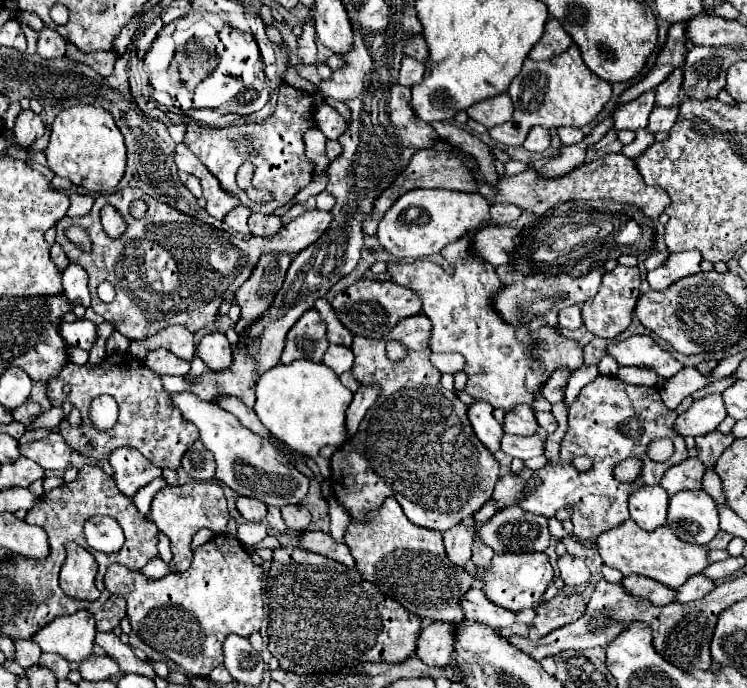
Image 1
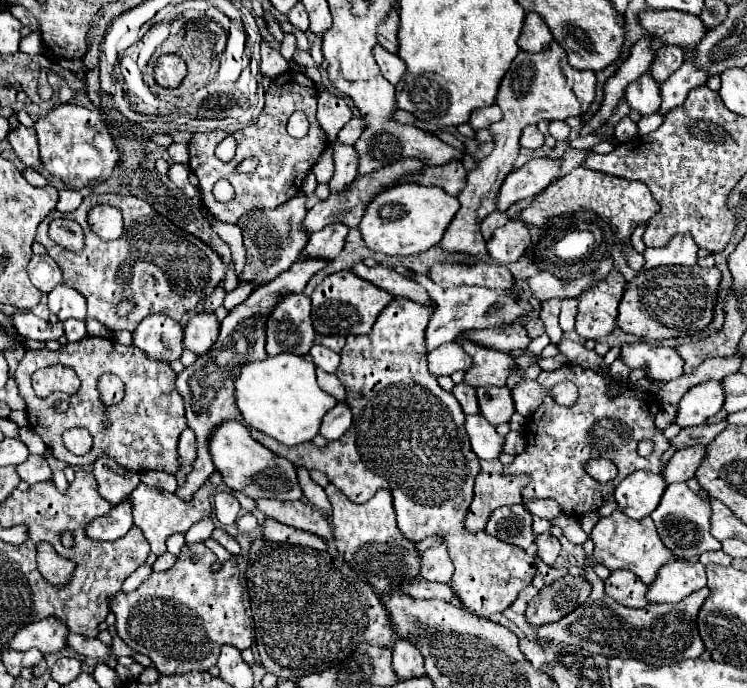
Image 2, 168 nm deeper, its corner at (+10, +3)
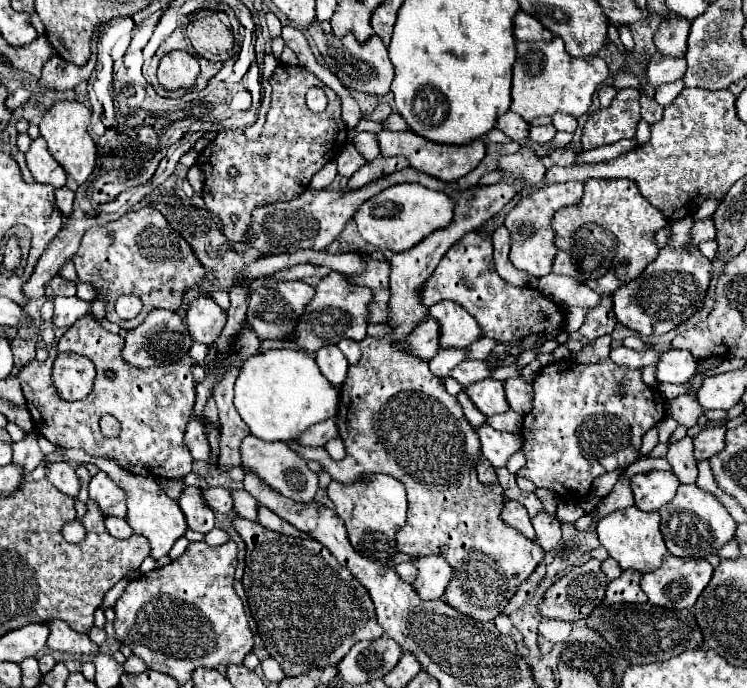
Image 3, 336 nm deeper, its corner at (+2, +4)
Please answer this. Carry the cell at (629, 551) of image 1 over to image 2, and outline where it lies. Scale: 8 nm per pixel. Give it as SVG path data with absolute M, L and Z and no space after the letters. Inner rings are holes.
M616 509L610 517L604 517L604 519L600 519L596 523L596 527L592 529L590 537L596 543L594 559L598 563L608 567L610 571L614 571L614 569L628 569L628 571L636 573L642 579L642 583L646 583L646 585L654 583L654 579L658 575L658 569L662 565L678 561L678 557L658 537L654 521L650 517L634 521L634 519L626 517L622 511Z

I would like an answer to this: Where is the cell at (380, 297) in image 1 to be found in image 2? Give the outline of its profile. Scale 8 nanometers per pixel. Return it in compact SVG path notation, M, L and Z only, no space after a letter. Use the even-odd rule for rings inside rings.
M354 271L328 275L312 293L312 323L322 335L368 335L382 309L394 301L394 295L358 277Z

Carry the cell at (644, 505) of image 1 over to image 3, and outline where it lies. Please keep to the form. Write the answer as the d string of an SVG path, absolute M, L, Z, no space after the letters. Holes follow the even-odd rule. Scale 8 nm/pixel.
M646 472L646 474L636 474L632 476L632 490L634 490L634 500L640 510L660 510L664 504L668 504L676 488L680 486L678 478L674 472Z

